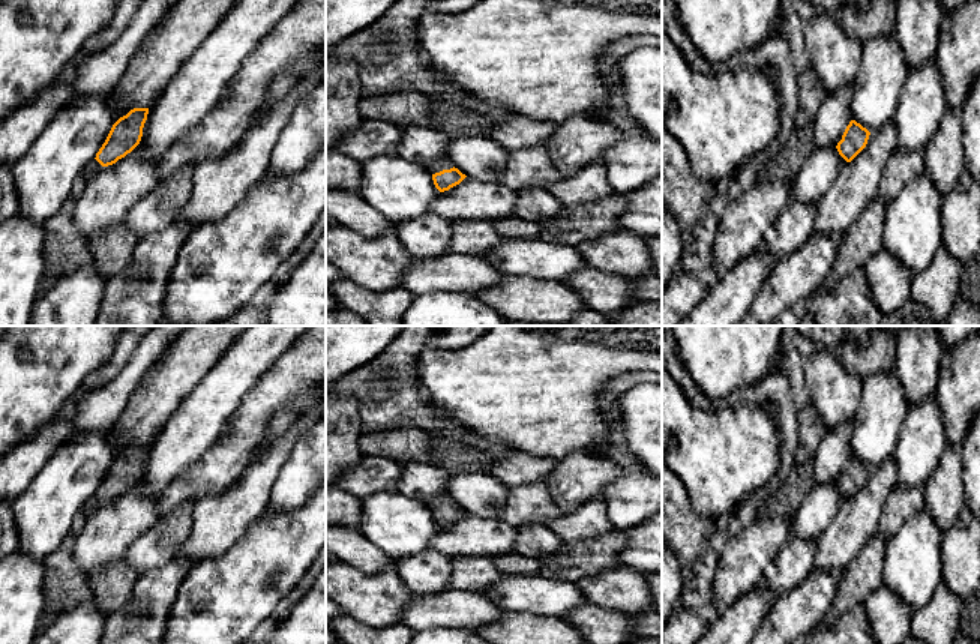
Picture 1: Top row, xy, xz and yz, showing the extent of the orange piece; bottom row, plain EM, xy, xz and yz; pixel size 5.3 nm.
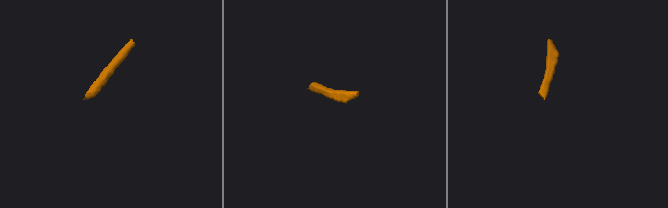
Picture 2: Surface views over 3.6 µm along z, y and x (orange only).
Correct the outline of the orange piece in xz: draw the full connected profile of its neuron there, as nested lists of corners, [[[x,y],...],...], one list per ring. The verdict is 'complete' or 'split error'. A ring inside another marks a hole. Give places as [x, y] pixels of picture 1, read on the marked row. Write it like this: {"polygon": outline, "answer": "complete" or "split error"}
{"polygon": [[[447,159],[429,162],[425,168],[432,174],[434,185],[440,192],[449,191],[467,177]]], "answer": "split error"}

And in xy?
{"polygon": [[[134,108],[113,125],[95,161],[80,176],[75,194],[95,173],[116,164],[140,144],[147,114],[149,108]]], "answer": "split error"}

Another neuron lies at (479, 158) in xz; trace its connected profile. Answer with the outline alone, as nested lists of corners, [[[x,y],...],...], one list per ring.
[[[486,137],[449,138],[447,161],[470,179],[501,182],[509,150]]]

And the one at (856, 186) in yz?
[[[894,119],[870,132],[866,147],[846,162],[818,204],[816,234],[845,236],[878,194],[884,168],[894,155],[899,132]]]

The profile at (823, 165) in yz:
[[[836,146],[813,149],[792,180],[789,201],[818,203],[840,173]]]

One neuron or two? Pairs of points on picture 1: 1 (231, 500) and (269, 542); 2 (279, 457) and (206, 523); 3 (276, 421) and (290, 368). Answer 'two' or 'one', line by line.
1: two
2: one
3: two

